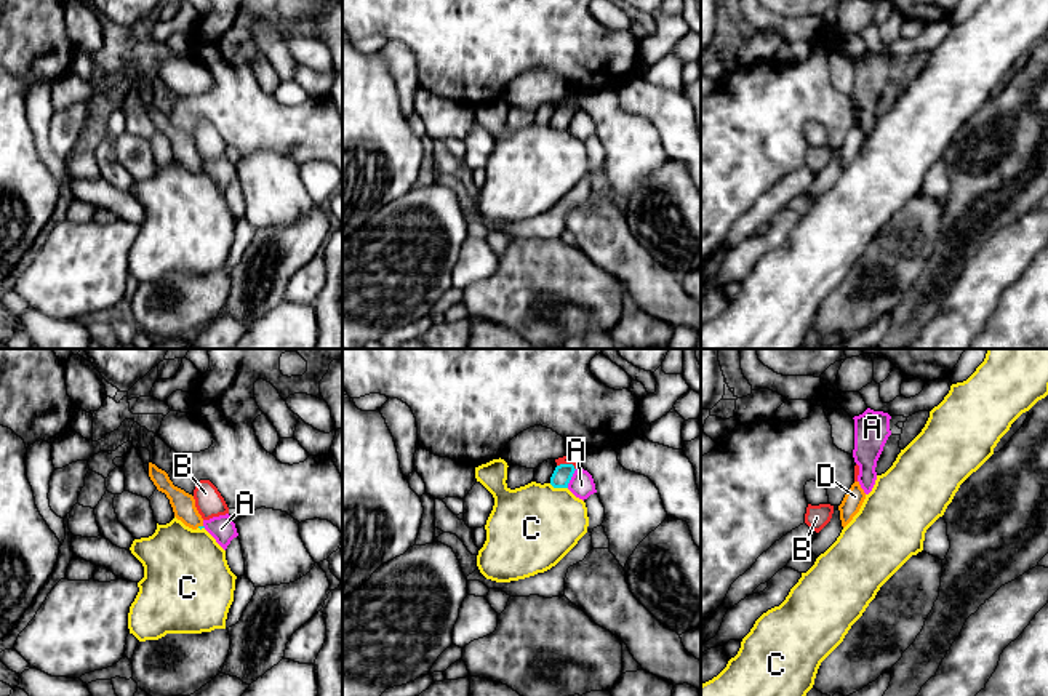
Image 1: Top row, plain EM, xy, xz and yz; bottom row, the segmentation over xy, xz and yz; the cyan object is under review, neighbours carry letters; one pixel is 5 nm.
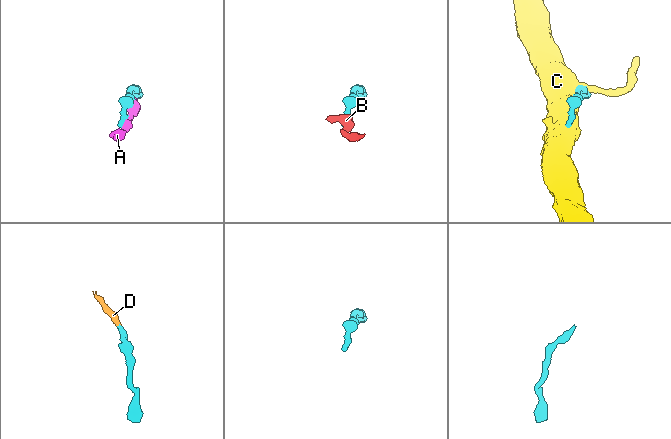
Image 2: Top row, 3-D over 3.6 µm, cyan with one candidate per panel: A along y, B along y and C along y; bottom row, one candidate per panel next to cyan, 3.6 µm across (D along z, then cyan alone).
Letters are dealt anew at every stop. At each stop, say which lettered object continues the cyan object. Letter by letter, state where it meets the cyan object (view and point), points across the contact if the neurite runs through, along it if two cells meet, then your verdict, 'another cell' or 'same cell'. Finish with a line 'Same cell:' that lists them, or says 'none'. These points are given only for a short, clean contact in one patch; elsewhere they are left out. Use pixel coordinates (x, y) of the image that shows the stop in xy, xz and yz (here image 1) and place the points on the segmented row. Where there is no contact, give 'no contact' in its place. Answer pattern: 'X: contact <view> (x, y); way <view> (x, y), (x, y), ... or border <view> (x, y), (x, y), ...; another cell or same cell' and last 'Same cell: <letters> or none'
A: contact xz (570, 479); another cell
B: contact xz (567, 464); border xz (557, 466), (572, 464), (575, 469); another cell
C: contact xz (559, 487); another cell
D: contact xy (199, 527); way xy (199, 527), (183, 504); same cell
Same cell: D

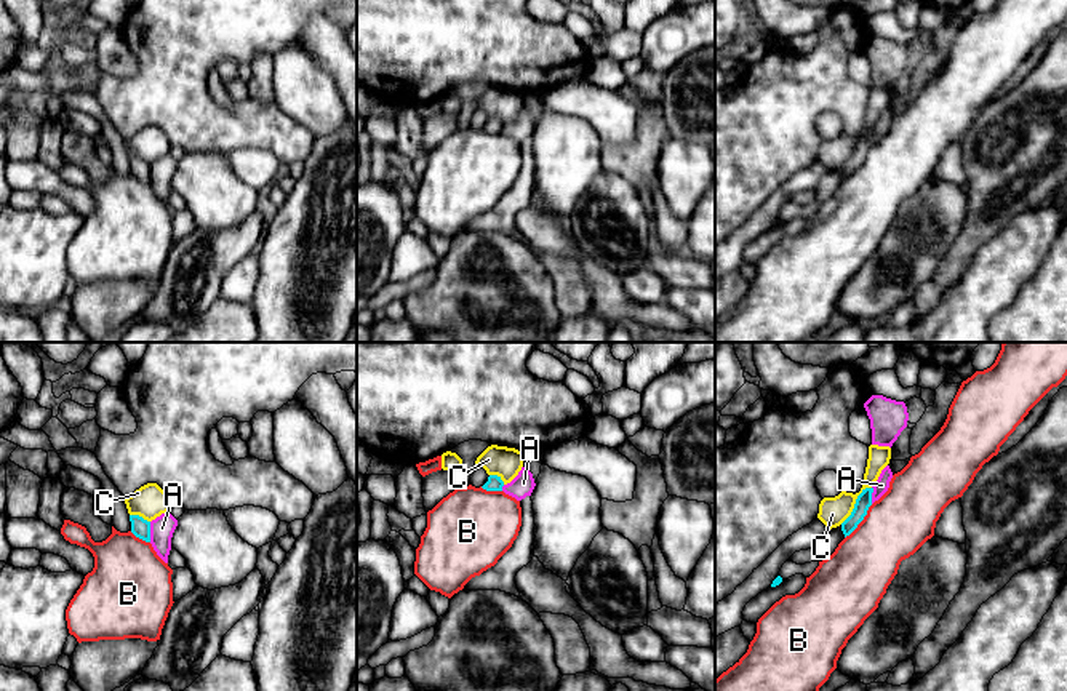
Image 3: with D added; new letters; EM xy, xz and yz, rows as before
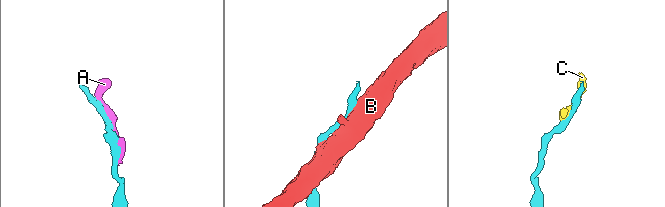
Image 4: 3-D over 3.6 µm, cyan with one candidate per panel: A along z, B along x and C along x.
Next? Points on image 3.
A: contact xy (149, 531); another cell
B: contact yz (861, 520); another cell
C: contact yz (855, 504); border yz (871, 487), (858, 496), (853, 511), (840, 523); another cell
Same cell: none

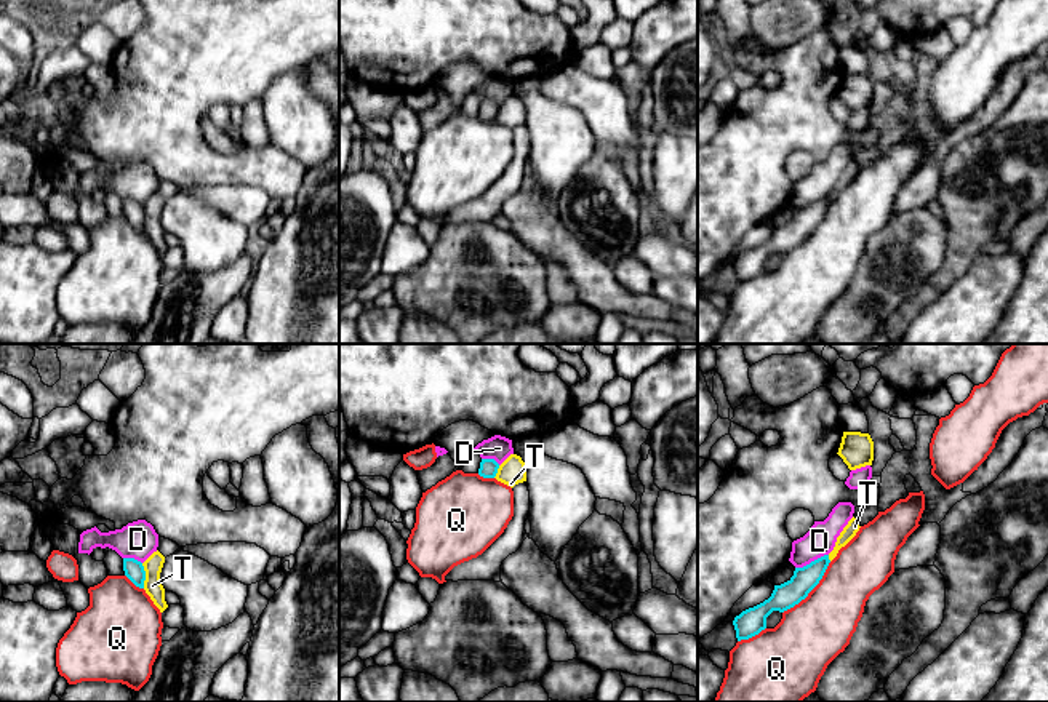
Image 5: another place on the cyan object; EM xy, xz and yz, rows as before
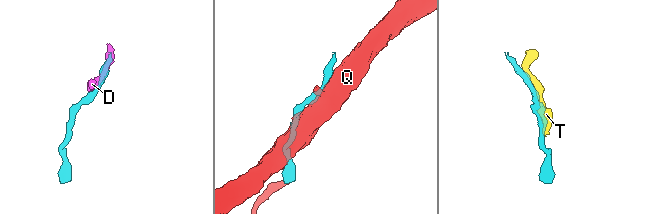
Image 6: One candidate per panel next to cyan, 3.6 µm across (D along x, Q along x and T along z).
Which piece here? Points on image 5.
D: contact yz (812, 562); border yz (828, 554), (796, 568); another cell
Q: contact yz (812, 589); another cell
T: contact xy (144, 576); another cell
Same cell: none

